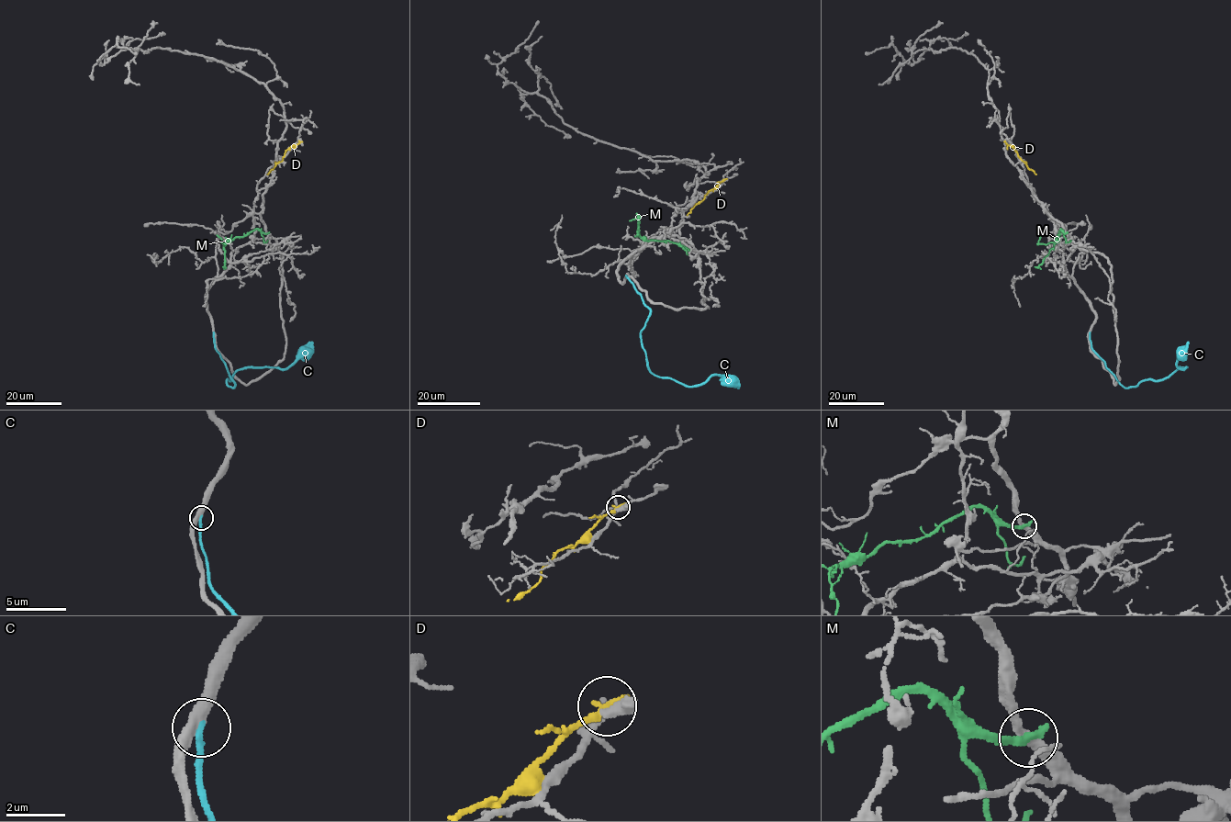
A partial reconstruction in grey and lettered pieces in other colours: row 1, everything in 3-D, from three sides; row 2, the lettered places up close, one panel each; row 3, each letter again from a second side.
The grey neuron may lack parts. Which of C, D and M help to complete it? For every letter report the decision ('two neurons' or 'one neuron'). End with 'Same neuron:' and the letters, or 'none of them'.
C: one neuron
D: two neurons
M: two neurons
Same neuron: C

